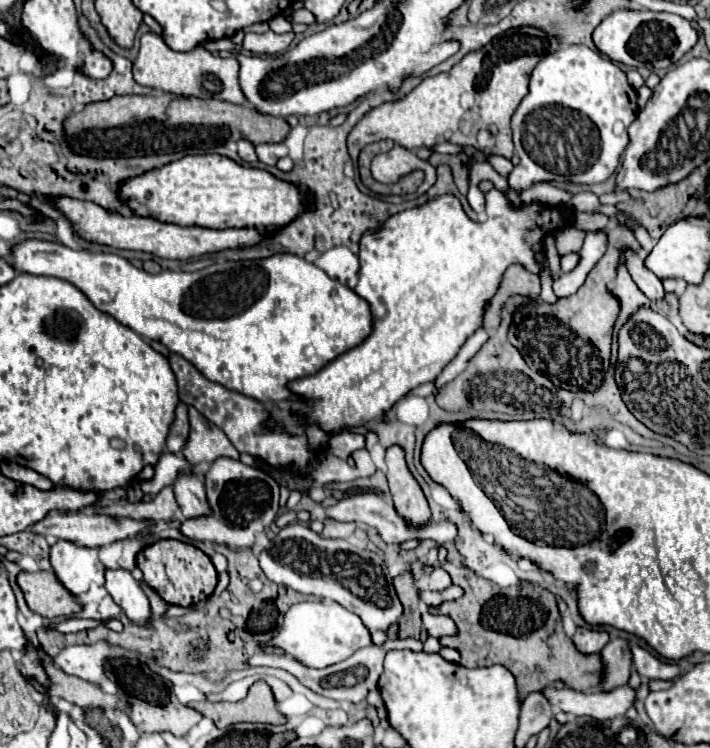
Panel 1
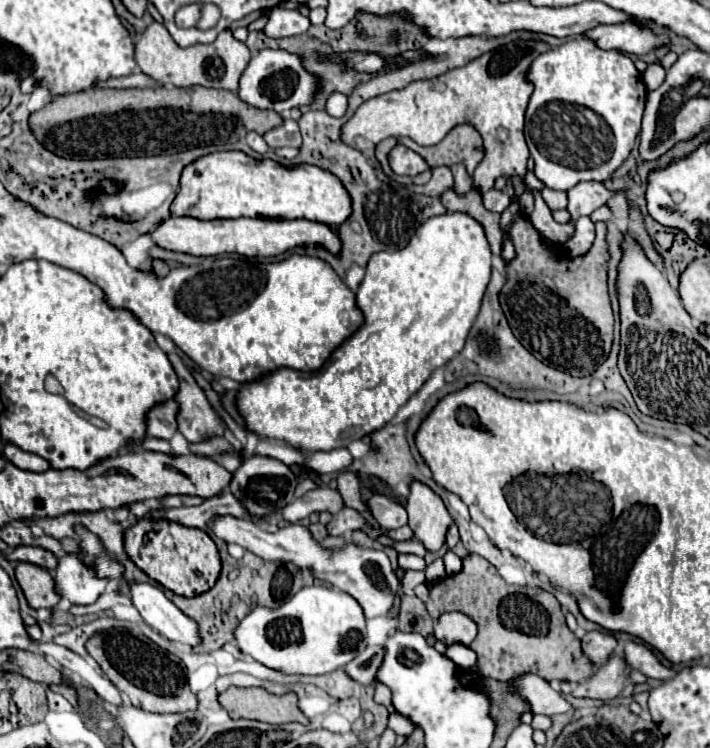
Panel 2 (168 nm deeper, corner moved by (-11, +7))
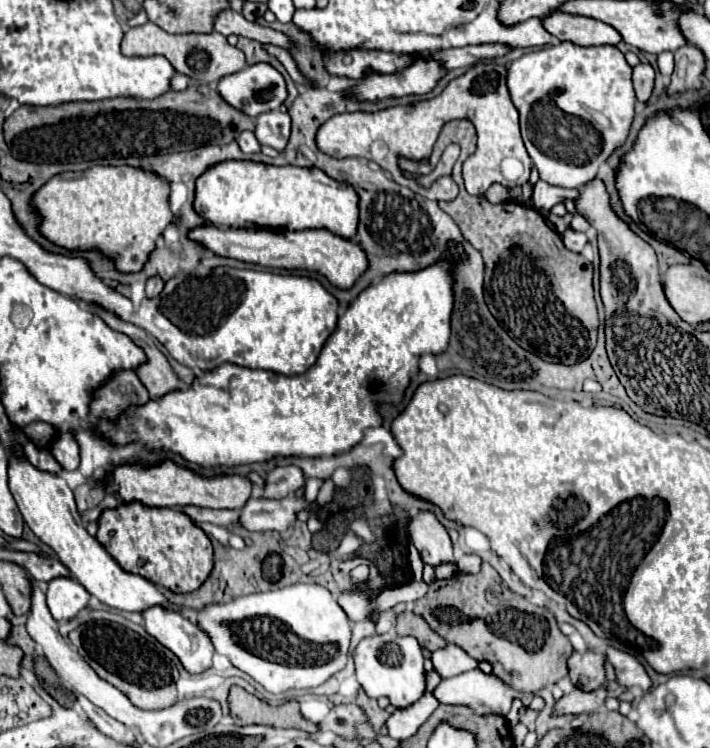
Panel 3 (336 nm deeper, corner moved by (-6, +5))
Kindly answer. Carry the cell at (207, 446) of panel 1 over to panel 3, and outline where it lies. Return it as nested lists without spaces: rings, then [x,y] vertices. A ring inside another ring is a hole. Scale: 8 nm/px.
[[[86,305],[92,313],[96,313],[108,327],[112,327],[118,333],[128,335],[136,345],[140,345],[140,349],[146,353],[146,361],[140,363],[134,373],[138,375],[138,379],[142,381],[142,385],[148,389],[150,397],[162,397],[174,389],[178,389],[178,377],[174,375],[170,363],[166,361],[166,357],[160,353],[160,349],[154,345],[154,341],[148,337],[148,333],[132,323],[122,321],[118,315],[114,315],[112,311],[100,307],[100,305]]]

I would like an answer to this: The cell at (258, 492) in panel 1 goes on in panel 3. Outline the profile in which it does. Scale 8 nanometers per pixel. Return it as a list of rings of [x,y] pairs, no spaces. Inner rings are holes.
[[[296,465],[288,467],[276,467],[266,475],[266,487],[264,487],[264,497],[268,499],[282,499],[300,487],[304,487],[306,477],[304,471]]]

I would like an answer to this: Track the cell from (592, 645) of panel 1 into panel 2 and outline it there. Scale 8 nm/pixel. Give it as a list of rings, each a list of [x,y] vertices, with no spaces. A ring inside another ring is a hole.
[[[589,631],[581,639],[583,653],[593,661],[595,667],[599,667],[607,657],[617,649],[617,639],[611,633],[601,633],[601,631]]]

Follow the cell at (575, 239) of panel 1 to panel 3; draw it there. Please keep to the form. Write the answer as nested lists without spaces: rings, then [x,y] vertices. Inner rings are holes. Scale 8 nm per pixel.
[[[478,63],[472,69],[468,69],[462,77],[450,81],[450,85],[434,99],[420,101],[416,105],[398,105],[398,107],[388,107],[376,113],[342,113],[330,117],[326,123],[322,123],[316,131],[316,145],[322,153],[344,159],[344,157],[366,157],[370,159],[370,143],[374,141],[384,141],[388,145],[388,155],[380,165],[388,169],[394,177],[396,183],[410,187],[412,191],[436,199],[436,201],[452,201],[458,195],[458,187],[452,177],[438,177],[430,189],[424,189],[418,185],[416,179],[404,177],[398,159],[410,159],[414,163],[418,161],[428,161],[432,147],[438,139],[438,133],[446,121],[452,119],[468,119],[478,133],[478,149],[474,151],[470,159],[470,169],[466,171],[466,189],[470,195],[484,195],[486,189],[492,183],[502,183],[504,187],[516,187],[524,185],[530,177],[532,169],[532,159],[526,153],[526,147],[520,137],[518,129],[518,111],[514,103],[510,103],[510,93],[506,91],[506,67],[500,67],[496,63]],[[506,157],[516,157],[524,165],[524,175],[512,183],[502,177],[500,165]]]

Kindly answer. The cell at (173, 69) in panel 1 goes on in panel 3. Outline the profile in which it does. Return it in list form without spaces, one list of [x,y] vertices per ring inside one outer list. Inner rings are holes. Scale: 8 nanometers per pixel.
[[[144,23],[140,27],[132,27],[124,33],[122,53],[128,57],[148,57],[148,55],[164,55],[178,73],[184,73],[198,81],[218,81],[224,75],[242,71],[246,67],[244,53],[238,47],[232,47],[224,35],[220,33],[168,33],[154,23]]]

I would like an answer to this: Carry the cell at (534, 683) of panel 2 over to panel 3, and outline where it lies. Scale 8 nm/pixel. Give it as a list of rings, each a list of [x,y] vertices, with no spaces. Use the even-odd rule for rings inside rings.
[[[466,671],[456,677],[442,679],[436,685],[436,689],[432,691],[432,695],[442,705],[464,705],[464,707],[472,709],[476,715],[490,715],[490,713],[506,715],[518,693],[514,689],[510,689],[506,683],[502,683],[502,679],[498,679],[496,675],[486,675],[484,671]]]

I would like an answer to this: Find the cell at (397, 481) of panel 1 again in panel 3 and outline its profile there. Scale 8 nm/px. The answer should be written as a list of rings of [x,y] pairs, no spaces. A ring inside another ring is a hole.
[[[418,513],[418,517],[410,521],[408,533],[412,537],[412,543],[420,551],[424,563],[432,567],[438,567],[440,563],[454,563],[450,535],[434,517],[434,513]]]

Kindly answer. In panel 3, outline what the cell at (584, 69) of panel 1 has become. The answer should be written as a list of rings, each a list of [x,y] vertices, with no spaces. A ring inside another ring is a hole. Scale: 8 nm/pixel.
[[[558,41],[540,51],[522,55],[520,59],[508,63],[506,69],[506,85],[512,103],[520,113],[522,139],[540,173],[540,179],[556,187],[580,189],[584,183],[596,177],[598,167],[616,147],[624,143],[632,125],[636,97],[632,89],[632,69],[624,61],[624,55],[618,51],[618,47],[612,45],[580,47]]]

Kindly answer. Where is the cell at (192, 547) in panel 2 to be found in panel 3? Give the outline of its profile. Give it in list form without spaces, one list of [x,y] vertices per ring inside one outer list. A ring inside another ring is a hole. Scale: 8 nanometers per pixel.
[[[138,501],[130,503],[118,503],[116,509],[104,509],[98,517],[98,543],[114,557],[114,561],[128,573],[136,573],[146,577],[148,581],[162,585],[174,593],[190,593],[198,589],[206,577],[212,571],[212,543],[208,535],[182,511],[176,509],[158,509],[158,507],[146,507]],[[146,559],[148,565],[140,567],[138,561]]]

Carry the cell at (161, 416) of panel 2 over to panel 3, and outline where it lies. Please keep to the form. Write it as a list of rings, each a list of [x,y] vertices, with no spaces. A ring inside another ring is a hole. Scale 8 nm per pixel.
[[[122,369],[112,373],[112,377],[92,393],[90,413],[98,419],[116,419],[130,403],[146,403],[146,399],[150,399],[150,395],[134,371]]]

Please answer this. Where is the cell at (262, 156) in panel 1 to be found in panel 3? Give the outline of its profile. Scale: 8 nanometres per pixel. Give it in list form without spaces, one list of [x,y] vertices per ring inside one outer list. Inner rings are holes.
[[[268,111],[256,117],[254,121],[256,137],[260,145],[268,145],[276,151],[282,151],[290,137],[290,115],[282,111]]]

